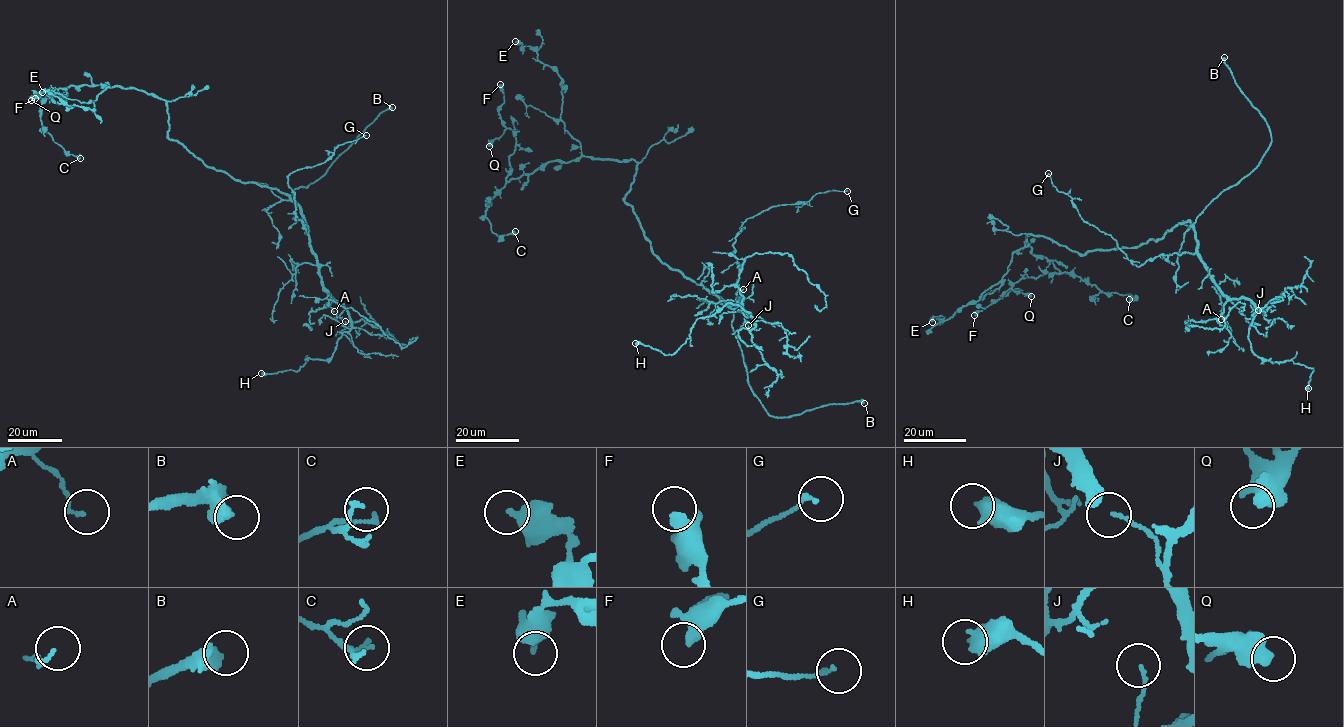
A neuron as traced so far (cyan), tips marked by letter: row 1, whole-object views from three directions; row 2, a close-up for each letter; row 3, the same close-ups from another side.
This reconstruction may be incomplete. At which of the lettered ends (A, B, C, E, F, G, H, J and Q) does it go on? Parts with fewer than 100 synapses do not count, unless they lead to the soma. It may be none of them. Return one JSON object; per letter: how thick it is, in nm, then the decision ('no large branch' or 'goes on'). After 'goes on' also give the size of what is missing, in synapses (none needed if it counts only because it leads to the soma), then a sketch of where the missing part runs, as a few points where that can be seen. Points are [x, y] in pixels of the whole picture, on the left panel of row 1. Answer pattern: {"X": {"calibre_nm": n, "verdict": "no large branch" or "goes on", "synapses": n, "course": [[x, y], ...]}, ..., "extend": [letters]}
{"A": {"calibre_nm": 120, "verdict": "no large branch"}, "B": {"calibre_nm": 480, "verdict": "goes on", "course": [[392, 107], [403, 97], [426, 94], [430, 88], [432, 91]]}, "C": {"calibre_nm": 130, "verdict": "no large branch"}, "E": {"calibre_nm": 400, "verdict": "no large branch"}, "F": {"calibre_nm": 320, "verdict": "no large branch"}, "G": {"calibre_nm": 140, "verdict": "no large branch"}, "H": {"calibre_nm": 550, "verdict": "no large branch"}, "J": {"calibre_nm": 90, "verdict": "no large branch"}, "Q": {"calibre_nm": 600, "verdict": "no large branch"}, "extend": ["B"]}

